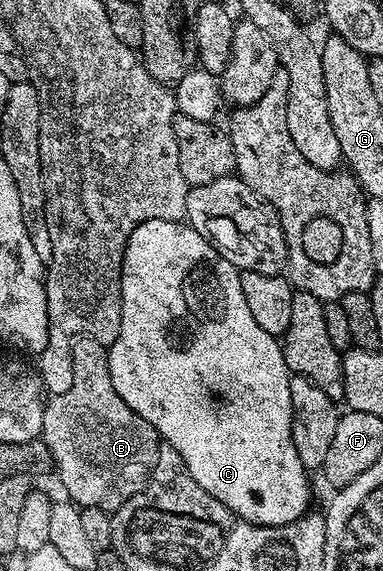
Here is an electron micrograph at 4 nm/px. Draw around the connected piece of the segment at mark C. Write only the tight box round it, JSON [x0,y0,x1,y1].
[108,219,312,525]

